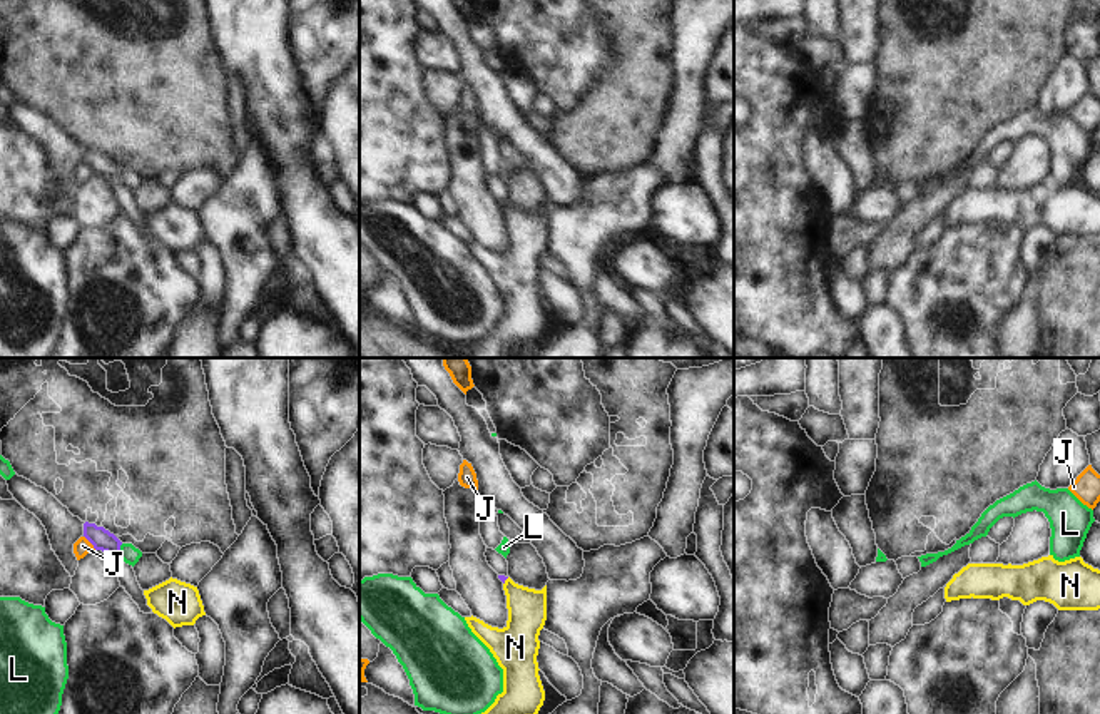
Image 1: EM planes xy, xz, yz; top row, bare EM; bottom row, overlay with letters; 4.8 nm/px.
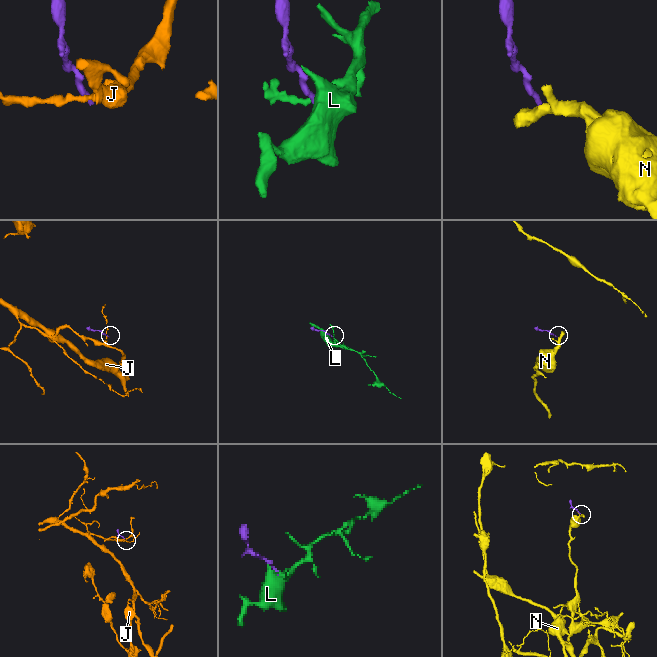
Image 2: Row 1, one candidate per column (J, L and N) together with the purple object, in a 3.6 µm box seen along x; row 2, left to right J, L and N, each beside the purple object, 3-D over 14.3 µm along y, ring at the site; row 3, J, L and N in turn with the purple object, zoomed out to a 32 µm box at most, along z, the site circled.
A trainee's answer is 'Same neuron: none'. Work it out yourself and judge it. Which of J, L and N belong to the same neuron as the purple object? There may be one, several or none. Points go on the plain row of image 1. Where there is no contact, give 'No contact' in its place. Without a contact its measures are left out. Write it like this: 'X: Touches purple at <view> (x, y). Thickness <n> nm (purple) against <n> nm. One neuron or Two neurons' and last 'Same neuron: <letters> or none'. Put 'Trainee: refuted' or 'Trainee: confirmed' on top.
Trainee: confirmed
J: Touches purple at xy (89, 166). Thickness 100 nm (purple) against 80 nm. Two neurons
L: Touches purple at xy (119, 174). Thickness 100 nm (purple) against 90 nm. Two neurons
N: Touches purple at xz (505, 204). Thickness 30 nm (purple) against 190 nm. Two neurons
Same neuron: none.

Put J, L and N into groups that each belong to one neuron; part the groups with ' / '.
J / L / N

